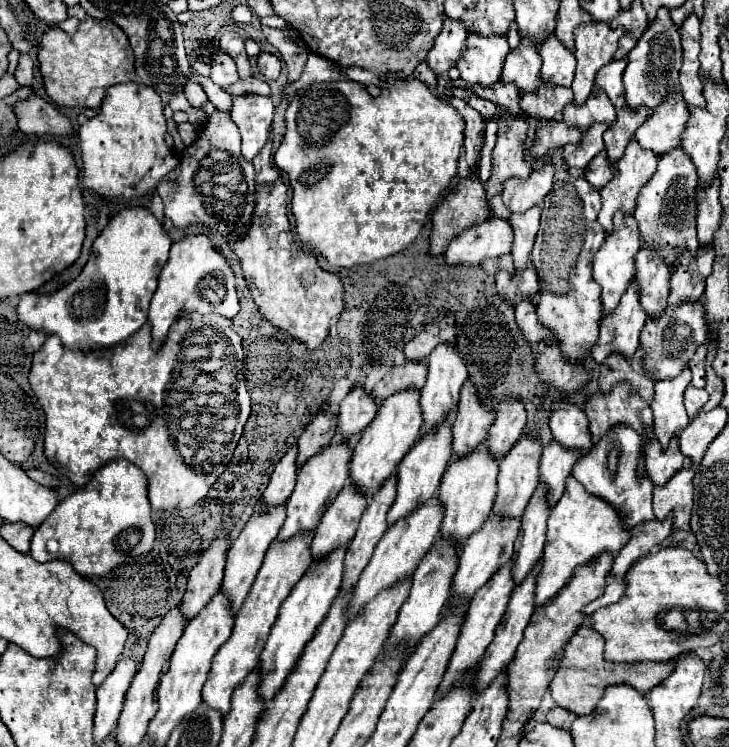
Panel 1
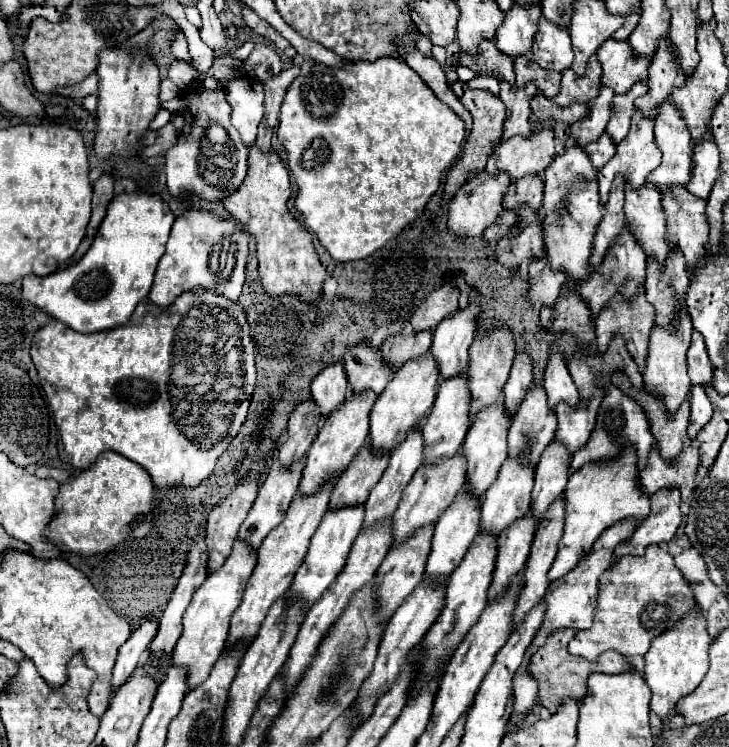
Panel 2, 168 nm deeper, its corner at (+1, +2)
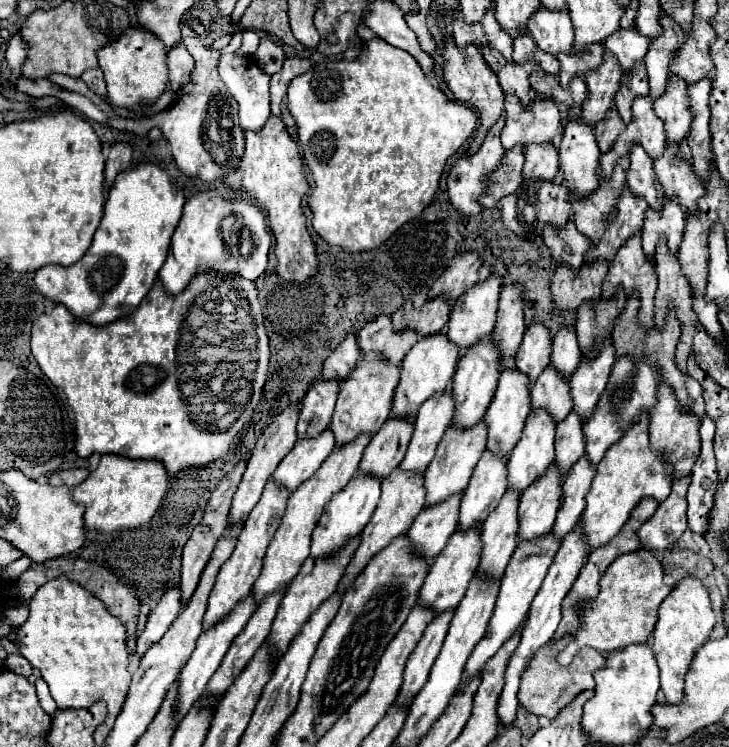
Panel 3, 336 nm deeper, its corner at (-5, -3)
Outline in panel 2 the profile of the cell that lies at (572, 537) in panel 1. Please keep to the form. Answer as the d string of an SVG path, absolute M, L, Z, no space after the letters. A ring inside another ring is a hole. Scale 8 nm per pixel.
M625 451L625 455L621 455L617 463L609 463L609 467L593 467L593 463L587 463L581 469L573 471L563 491L563 499L565 531L559 541L557 557L547 575L549 581L555 581L571 571L589 553L597 537L611 525L623 519L635 519L637 523L641 523L649 515L649 497L645 495L645 491L641 491L641 485L637 481L633 451Z

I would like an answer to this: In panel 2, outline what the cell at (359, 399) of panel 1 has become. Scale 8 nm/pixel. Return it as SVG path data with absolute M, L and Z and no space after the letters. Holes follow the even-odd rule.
M359 345L345 353L345 373L347 383L353 393L361 391L375 391L375 395L381 395L385 385L391 381L393 371L381 363L379 349L373 351L367 345Z

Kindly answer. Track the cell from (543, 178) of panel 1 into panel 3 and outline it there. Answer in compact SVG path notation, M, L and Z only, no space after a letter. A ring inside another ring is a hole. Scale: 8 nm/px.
M505 96L507 124L501 130L501 142L505 150L515 144L527 146L529 142L553 140L561 124L559 110L553 100L537 98L529 106L523 106L517 96Z

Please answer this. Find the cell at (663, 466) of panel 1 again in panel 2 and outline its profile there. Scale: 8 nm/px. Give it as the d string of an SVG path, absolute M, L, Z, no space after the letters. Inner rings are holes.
M615 373L613 375L613 383L633 401L637 401L641 405L641 409L647 415L649 427L651 427L651 435L655 437L657 449L661 453L661 457L665 461L675 461L683 449L687 449L691 445L691 439L687 435L687 423L689 423L689 401L685 401L679 411L675 413L675 417L665 419L665 411L661 411L661 407L657 407L657 403L653 403L653 399L649 399L647 391L637 391L631 381L621 375Z

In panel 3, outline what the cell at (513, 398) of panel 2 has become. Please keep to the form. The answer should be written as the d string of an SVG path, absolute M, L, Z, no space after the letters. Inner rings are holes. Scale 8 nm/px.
M533 322L527 326L523 342L515 356L515 366L529 376L531 382L549 366L551 356L551 336L549 328L543 322Z

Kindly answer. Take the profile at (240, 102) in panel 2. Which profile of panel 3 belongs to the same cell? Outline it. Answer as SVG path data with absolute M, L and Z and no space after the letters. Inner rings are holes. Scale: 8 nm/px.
M221 54L219 62L219 74L233 98L239 104L239 122L243 130L259 130L267 122L271 110L269 110L269 78L261 68L253 62L253 58L239 56L239 54Z

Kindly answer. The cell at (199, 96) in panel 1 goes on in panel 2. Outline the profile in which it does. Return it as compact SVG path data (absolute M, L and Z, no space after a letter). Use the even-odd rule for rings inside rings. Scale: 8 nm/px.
M173 61L169 67L169 79L179 87L179 89L189 89L197 81L197 71L185 63L185 61Z

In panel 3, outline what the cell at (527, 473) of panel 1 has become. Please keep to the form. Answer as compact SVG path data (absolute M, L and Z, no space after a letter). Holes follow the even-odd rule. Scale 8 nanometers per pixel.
M551 364L539 374L531 386L531 406L547 408L555 422L561 422L571 412L571 384Z

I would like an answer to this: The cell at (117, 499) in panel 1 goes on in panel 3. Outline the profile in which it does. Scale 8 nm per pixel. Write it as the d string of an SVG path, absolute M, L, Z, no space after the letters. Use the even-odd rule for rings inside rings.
M103 454L99 466L85 482L73 488L73 500L85 504L87 530L117 532L147 524L167 492L167 470L159 460L131 460L117 454Z

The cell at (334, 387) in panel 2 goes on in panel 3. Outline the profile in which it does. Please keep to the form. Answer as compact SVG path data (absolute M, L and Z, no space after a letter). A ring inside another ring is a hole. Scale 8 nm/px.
M349 332L345 340L333 350L333 354L323 364L323 376L339 376L343 382L351 368L355 368L357 360L361 358L361 350L357 346L357 334Z

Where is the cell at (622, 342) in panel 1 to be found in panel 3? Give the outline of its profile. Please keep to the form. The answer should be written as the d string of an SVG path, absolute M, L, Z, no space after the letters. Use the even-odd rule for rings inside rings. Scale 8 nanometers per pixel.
M629 186L623 188L619 196L619 206L615 212L607 216L607 228L601 240L587 250L585 260L593 262L597 258L605 258L607 262L613 260L615 252L625 244L627 238L631 238L633 232L639 232L643 228L643 216L647 210L647 202L635 194L631 194Z

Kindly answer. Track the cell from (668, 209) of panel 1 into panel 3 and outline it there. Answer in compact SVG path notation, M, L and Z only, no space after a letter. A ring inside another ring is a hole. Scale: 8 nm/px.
M671 74L667 78L665 94L653 102L653 110L665 122L667 142L679 144L691 126L691 110L687 110L687 82Z

